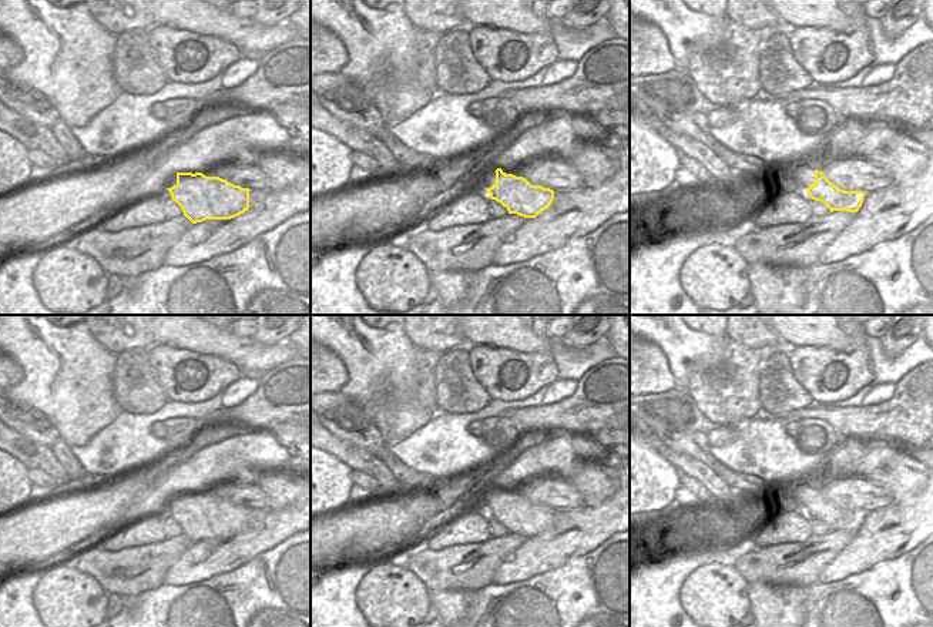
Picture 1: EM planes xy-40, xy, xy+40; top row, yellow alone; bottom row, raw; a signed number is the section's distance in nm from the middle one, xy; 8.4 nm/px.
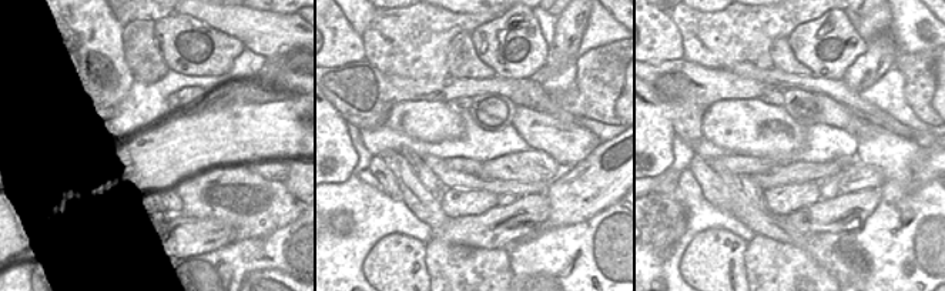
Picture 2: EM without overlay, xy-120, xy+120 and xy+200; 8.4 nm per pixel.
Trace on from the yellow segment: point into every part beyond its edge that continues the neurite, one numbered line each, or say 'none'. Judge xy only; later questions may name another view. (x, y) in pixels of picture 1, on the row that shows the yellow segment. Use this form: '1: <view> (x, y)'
1: xy (485, 173)

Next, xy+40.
1: xy+40 (804, 177)

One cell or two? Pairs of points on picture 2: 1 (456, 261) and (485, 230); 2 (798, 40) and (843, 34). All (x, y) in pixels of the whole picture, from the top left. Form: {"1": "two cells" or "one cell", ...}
{"1": "two cells", "2": "one cell"}

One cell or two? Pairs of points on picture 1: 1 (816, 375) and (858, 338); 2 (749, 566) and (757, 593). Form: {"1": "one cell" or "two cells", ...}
{"1": "one cell", "2": "two cells"}

